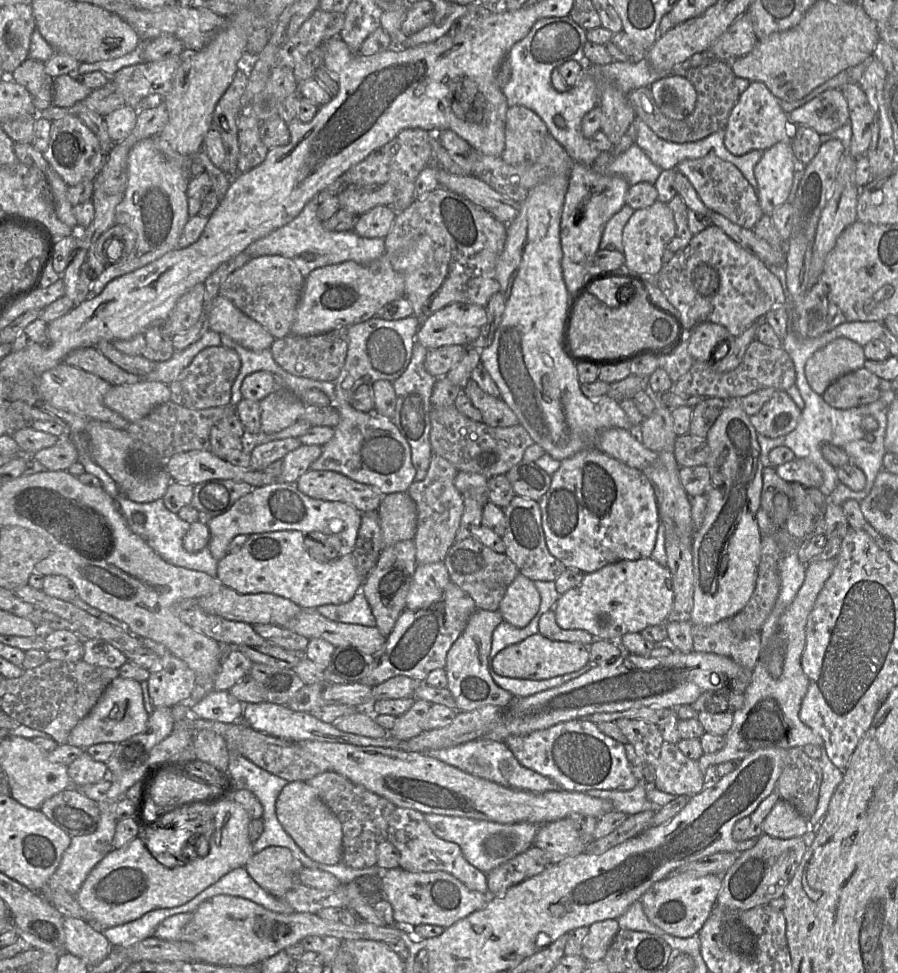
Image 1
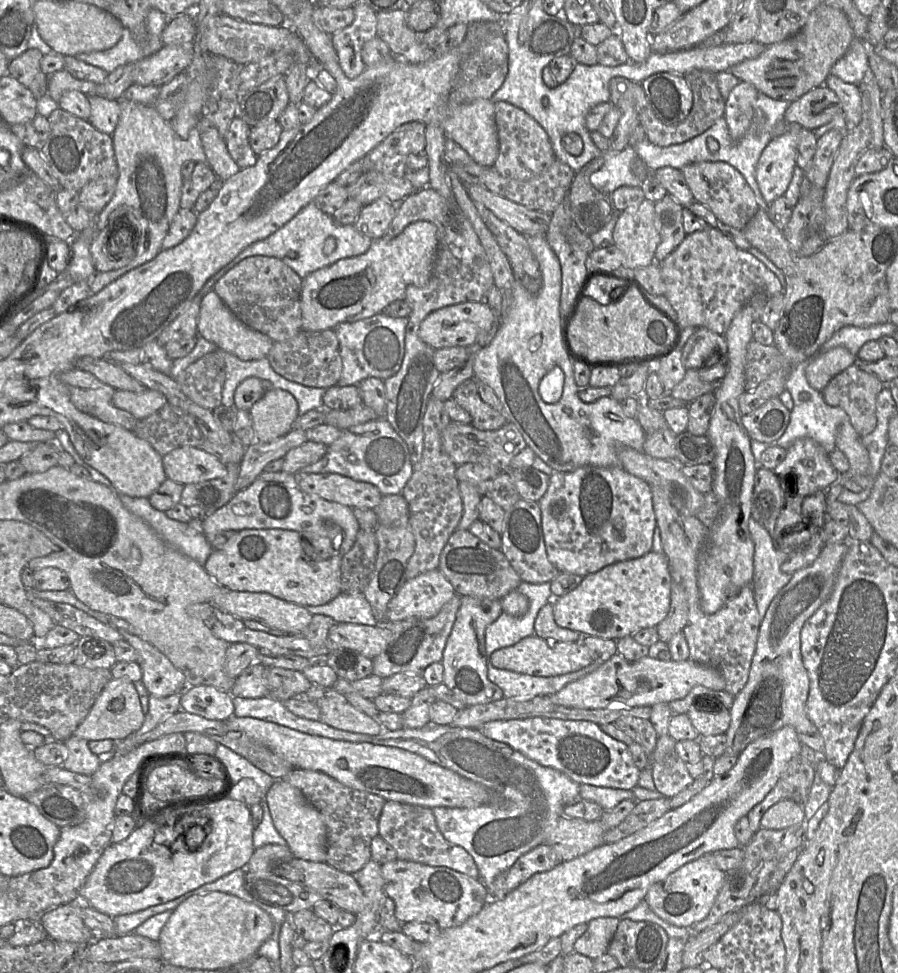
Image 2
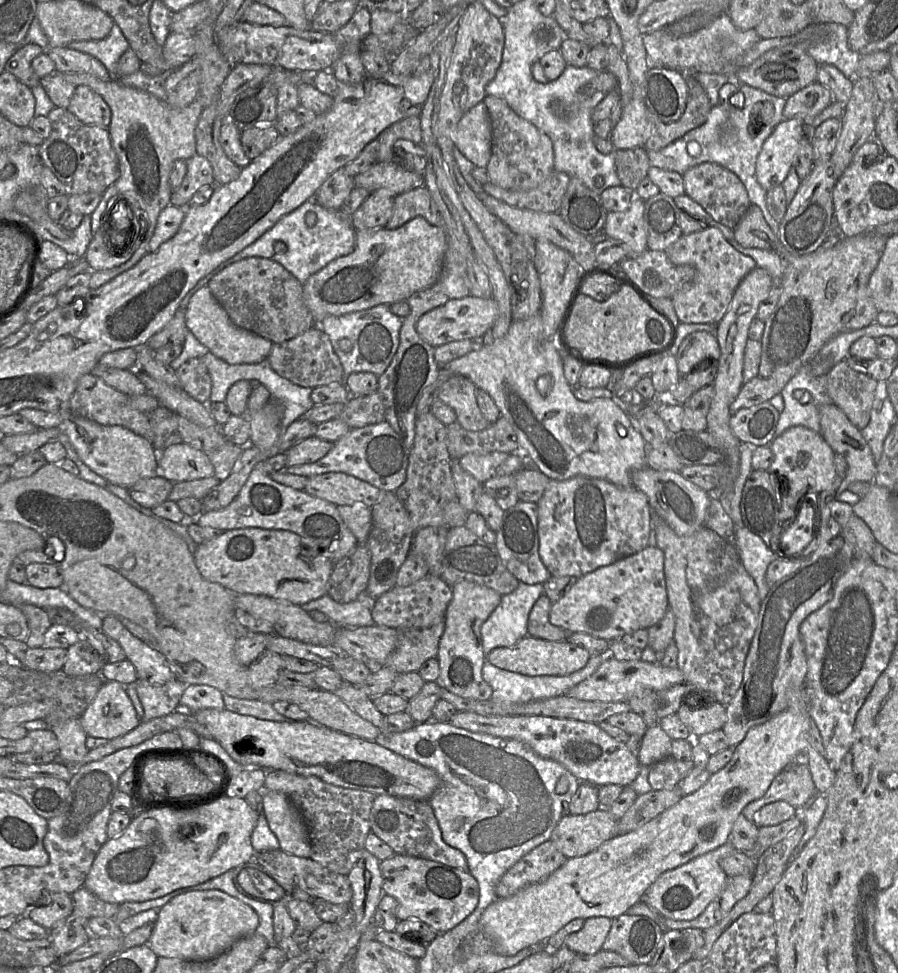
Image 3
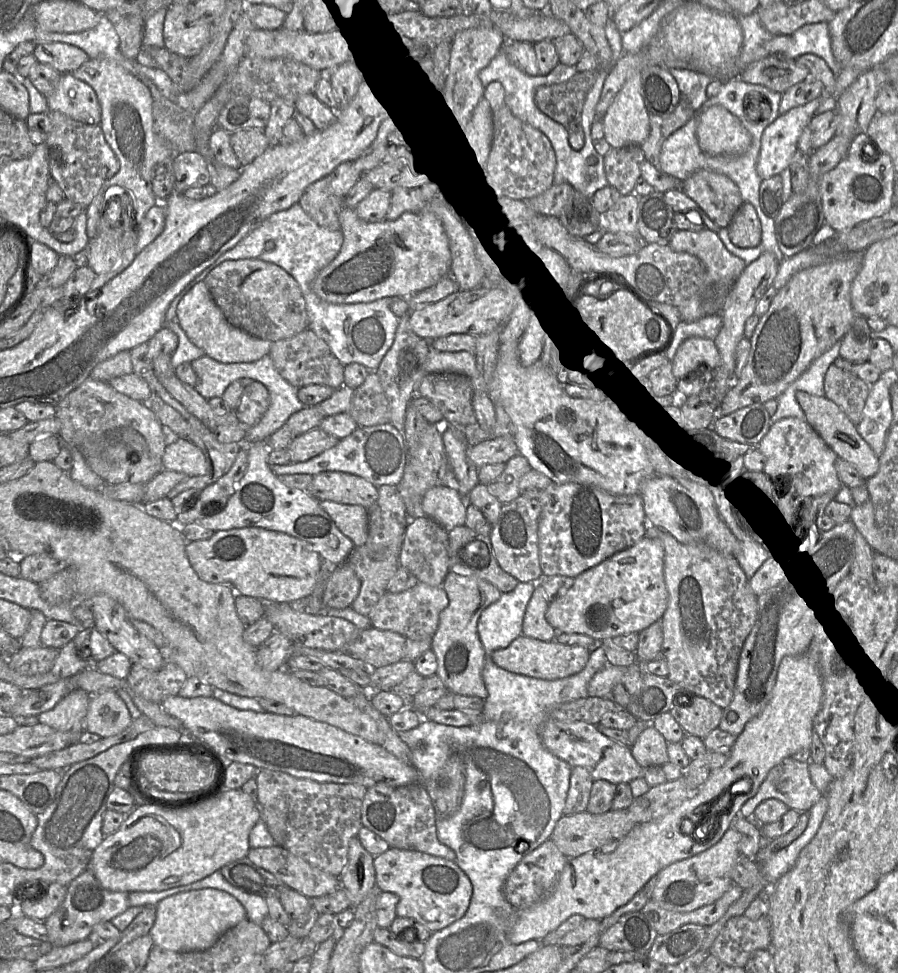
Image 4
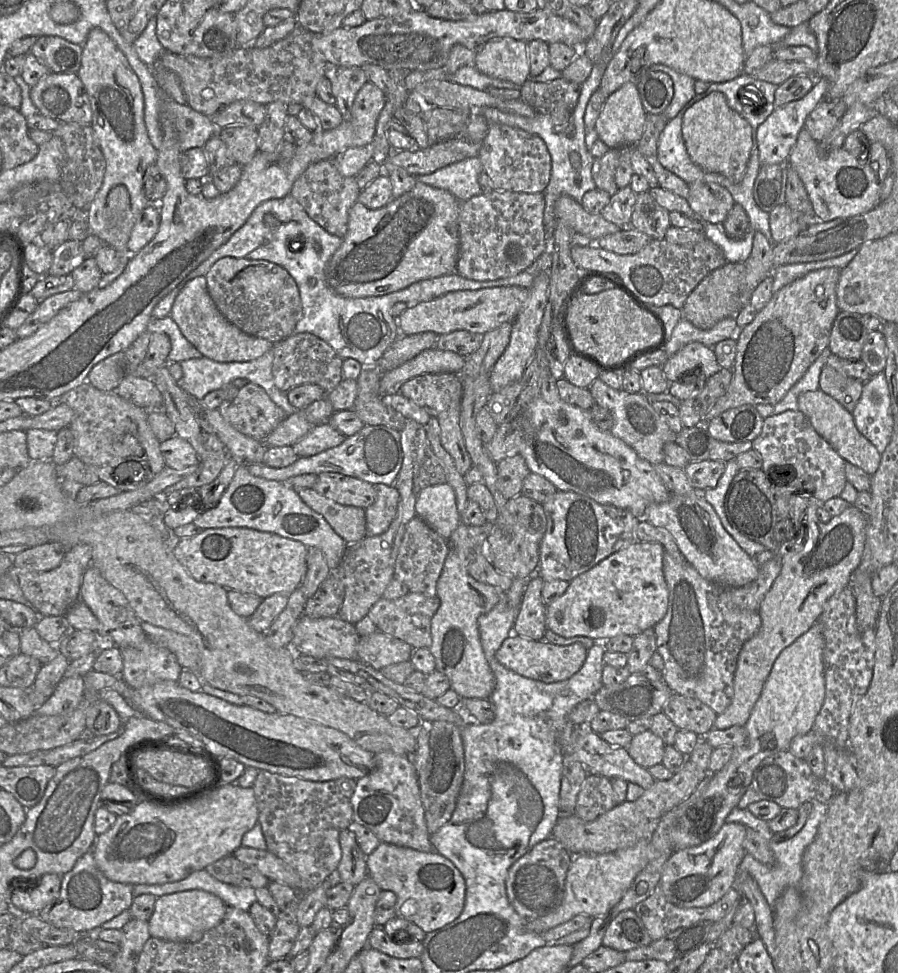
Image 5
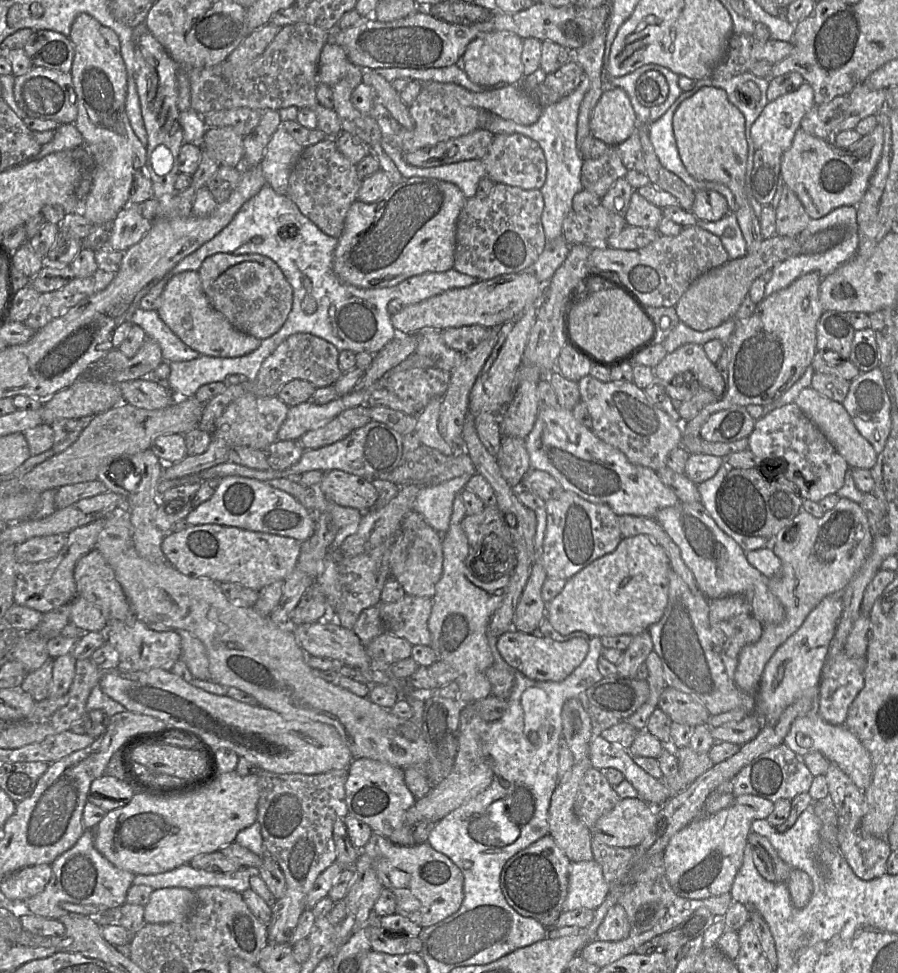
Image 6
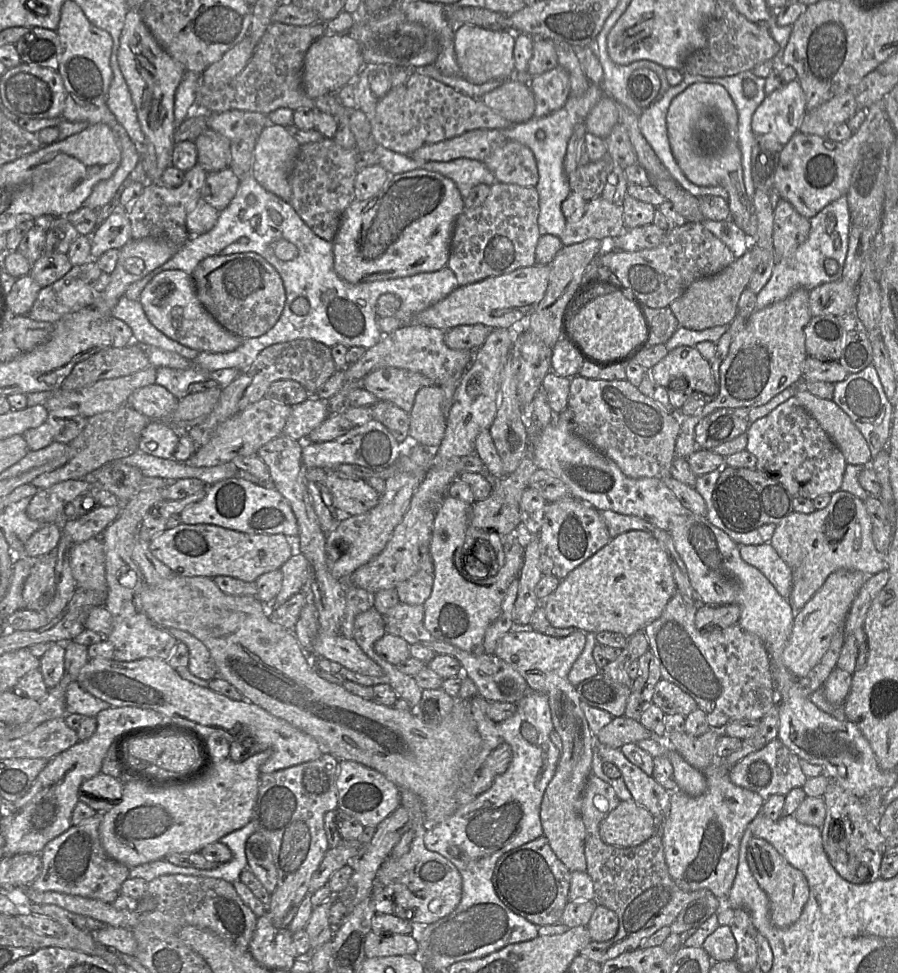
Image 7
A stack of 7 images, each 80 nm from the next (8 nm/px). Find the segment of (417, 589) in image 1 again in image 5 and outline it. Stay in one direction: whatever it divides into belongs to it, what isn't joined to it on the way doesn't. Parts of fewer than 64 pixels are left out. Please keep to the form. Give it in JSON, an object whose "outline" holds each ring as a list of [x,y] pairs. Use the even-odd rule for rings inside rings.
{"outline":[[[409,592],[393,600],[381,598],[368,613],[378,631],[396,637],[411,645],[414,649],[430,648],[432,644],[431,621],[440,606],[437,596],[426,596],[421,593]]]}

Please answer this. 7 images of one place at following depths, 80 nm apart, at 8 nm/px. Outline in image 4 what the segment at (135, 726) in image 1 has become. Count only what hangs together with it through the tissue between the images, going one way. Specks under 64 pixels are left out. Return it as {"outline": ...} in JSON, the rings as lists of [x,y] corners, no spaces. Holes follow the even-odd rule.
{"outline":[[[106,690],[91,695],[84,718],[84,731],[104,738],[117,735],[131,725],[133,719],[117,691]]]}

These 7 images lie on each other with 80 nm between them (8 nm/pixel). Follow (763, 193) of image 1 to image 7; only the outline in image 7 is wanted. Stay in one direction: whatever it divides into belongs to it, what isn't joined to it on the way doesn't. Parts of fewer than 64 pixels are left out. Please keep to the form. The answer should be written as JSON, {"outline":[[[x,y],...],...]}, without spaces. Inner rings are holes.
{"outline":[[[798,80],[791,81],[766,95],[753,114],[752,132],[755,136],[772,136],[784,146],[799,130],[806,112],[801,85]]]}

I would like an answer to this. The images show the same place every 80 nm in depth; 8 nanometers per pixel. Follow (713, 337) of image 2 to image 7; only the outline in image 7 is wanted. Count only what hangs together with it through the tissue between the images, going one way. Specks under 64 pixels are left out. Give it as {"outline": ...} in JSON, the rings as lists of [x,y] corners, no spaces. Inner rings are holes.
{"outline":[[[695,346],[674,348],[650,371],[655,382],[666,389],[671,382],[683,379],[683,384],[691,387],[694,391],[709,395],[718,395],[719,392],[710,362],[702,356]]]}

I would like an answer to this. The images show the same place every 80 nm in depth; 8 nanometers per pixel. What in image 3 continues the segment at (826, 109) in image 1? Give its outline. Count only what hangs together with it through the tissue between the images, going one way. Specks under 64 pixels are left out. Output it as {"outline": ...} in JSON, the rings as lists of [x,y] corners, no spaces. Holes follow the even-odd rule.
{"outline":[[[813,82],[786,99],[783,120],[800,119],[804,125],[812,124],[813,119],[834,100],[827,87]]]}

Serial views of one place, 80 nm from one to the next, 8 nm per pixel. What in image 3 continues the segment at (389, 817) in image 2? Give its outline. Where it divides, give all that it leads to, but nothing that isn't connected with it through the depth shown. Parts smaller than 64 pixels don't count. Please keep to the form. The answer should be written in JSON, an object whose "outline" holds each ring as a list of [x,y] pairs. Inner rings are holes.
{"outline":[[[377,795],[371,809],[370,825],[371,832],[389,845],[396,854],[436,861],[468,871],[465,855],[444,842],[429,800]]]}

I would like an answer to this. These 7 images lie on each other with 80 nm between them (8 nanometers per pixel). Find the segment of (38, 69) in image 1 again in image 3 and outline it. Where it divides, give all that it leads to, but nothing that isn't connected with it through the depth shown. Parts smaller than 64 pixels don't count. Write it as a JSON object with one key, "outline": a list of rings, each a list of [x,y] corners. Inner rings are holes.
{"outline":[[[23,43],[19,45],[14,54],[5,65],[5,71],[13,74],[19,81],[32,88],[40,85],[40,78],[32,68],[35,57],[43,54],[44,50],[37,44]]]}

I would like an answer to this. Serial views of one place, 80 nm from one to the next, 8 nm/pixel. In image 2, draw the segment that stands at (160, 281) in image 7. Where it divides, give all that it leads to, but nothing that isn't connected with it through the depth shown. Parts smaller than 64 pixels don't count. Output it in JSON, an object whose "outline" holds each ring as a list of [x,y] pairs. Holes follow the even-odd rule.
{"outline":[[[213,290],[202,297],[197,333],[206,340],[213,342],[219,349],[243,361],[260,360],[267,357],[274,343],[267,335],[243,323]]]}

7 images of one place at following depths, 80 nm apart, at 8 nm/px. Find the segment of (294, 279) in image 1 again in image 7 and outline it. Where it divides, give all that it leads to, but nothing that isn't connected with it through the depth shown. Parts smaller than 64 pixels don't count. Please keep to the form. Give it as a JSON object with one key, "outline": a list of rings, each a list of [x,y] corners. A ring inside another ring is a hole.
{"outline":[[[255,252],[208,256],[191,276],[205,309],[224,329],[242,339],[259,337],[269,331],[280,318],[286,302],[280,274]]]}

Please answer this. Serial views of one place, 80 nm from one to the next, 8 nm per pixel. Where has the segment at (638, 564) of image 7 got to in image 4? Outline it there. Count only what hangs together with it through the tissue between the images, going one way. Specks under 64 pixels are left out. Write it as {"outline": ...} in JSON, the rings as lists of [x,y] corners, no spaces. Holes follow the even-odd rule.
{"outline":[[[644,537],[632,547],[614,554],[575,577],[565,595],[549,604],[546,620],[558,633],[584,634],[600,641],[609,641],[617,636],[640,633],[662,618],[667,605],[663,544],[659,538]]]}

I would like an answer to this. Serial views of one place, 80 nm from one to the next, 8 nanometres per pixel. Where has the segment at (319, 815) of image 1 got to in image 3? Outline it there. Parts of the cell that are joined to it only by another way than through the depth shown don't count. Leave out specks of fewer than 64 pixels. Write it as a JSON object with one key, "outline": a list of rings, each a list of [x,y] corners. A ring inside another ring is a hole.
{"outline":[[[263,790],[262,797],[264,815],[279,841],[280,849],[298,857],[310,858],[310,833],[299,810],[283,793]]]}

